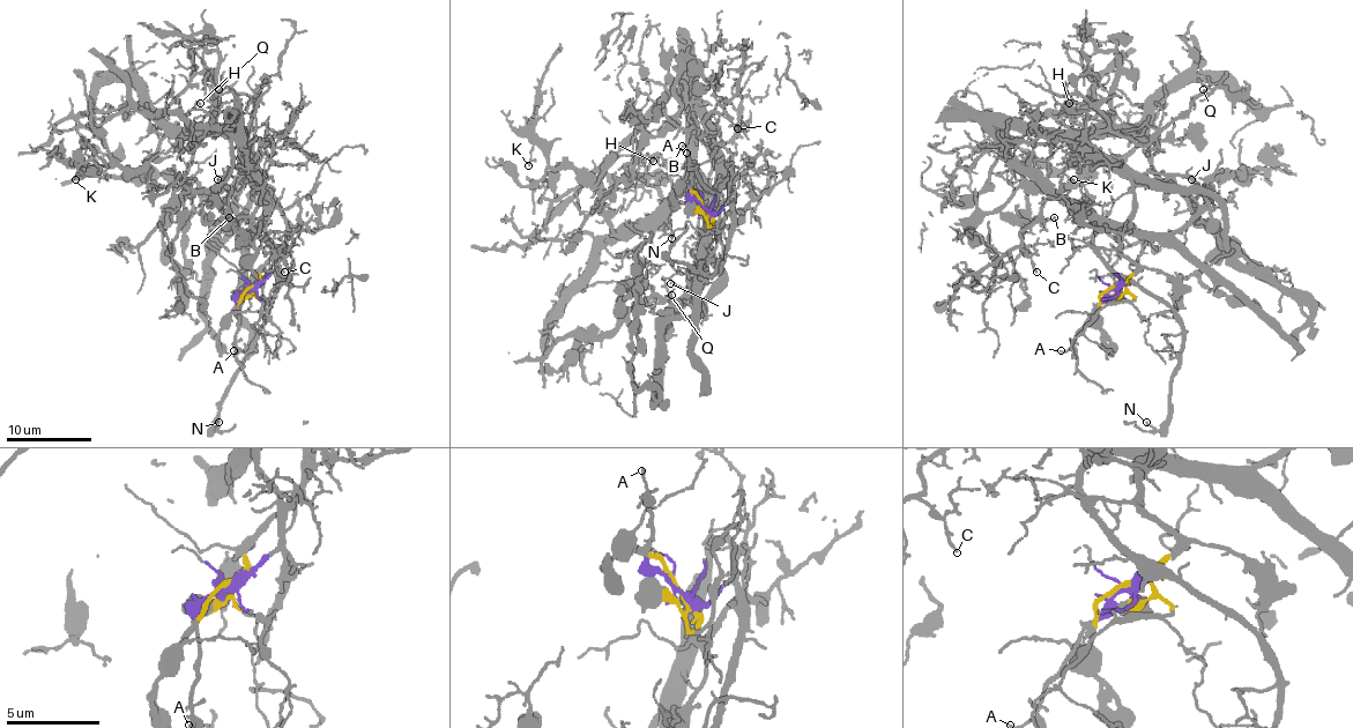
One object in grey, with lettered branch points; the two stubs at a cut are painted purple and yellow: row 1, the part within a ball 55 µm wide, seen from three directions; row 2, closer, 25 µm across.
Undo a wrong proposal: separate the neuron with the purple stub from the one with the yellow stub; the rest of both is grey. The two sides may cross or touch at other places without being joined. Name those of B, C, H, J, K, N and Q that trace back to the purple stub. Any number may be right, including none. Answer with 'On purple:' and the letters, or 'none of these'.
On purple: B, C, H, N

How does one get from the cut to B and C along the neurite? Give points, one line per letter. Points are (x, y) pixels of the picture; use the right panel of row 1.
B: (1115, 289), (1120, 280), (1094, 244), (1097, 227), (1069, 206), (1048, 199), (1035, 216), (1054, 216)
C: (1115, 289), (1120, 280), (1094, 244), (1094, 224), (1056, 199), (1048, 199), (1020, 234), (1021, 249), (1036, 272)

